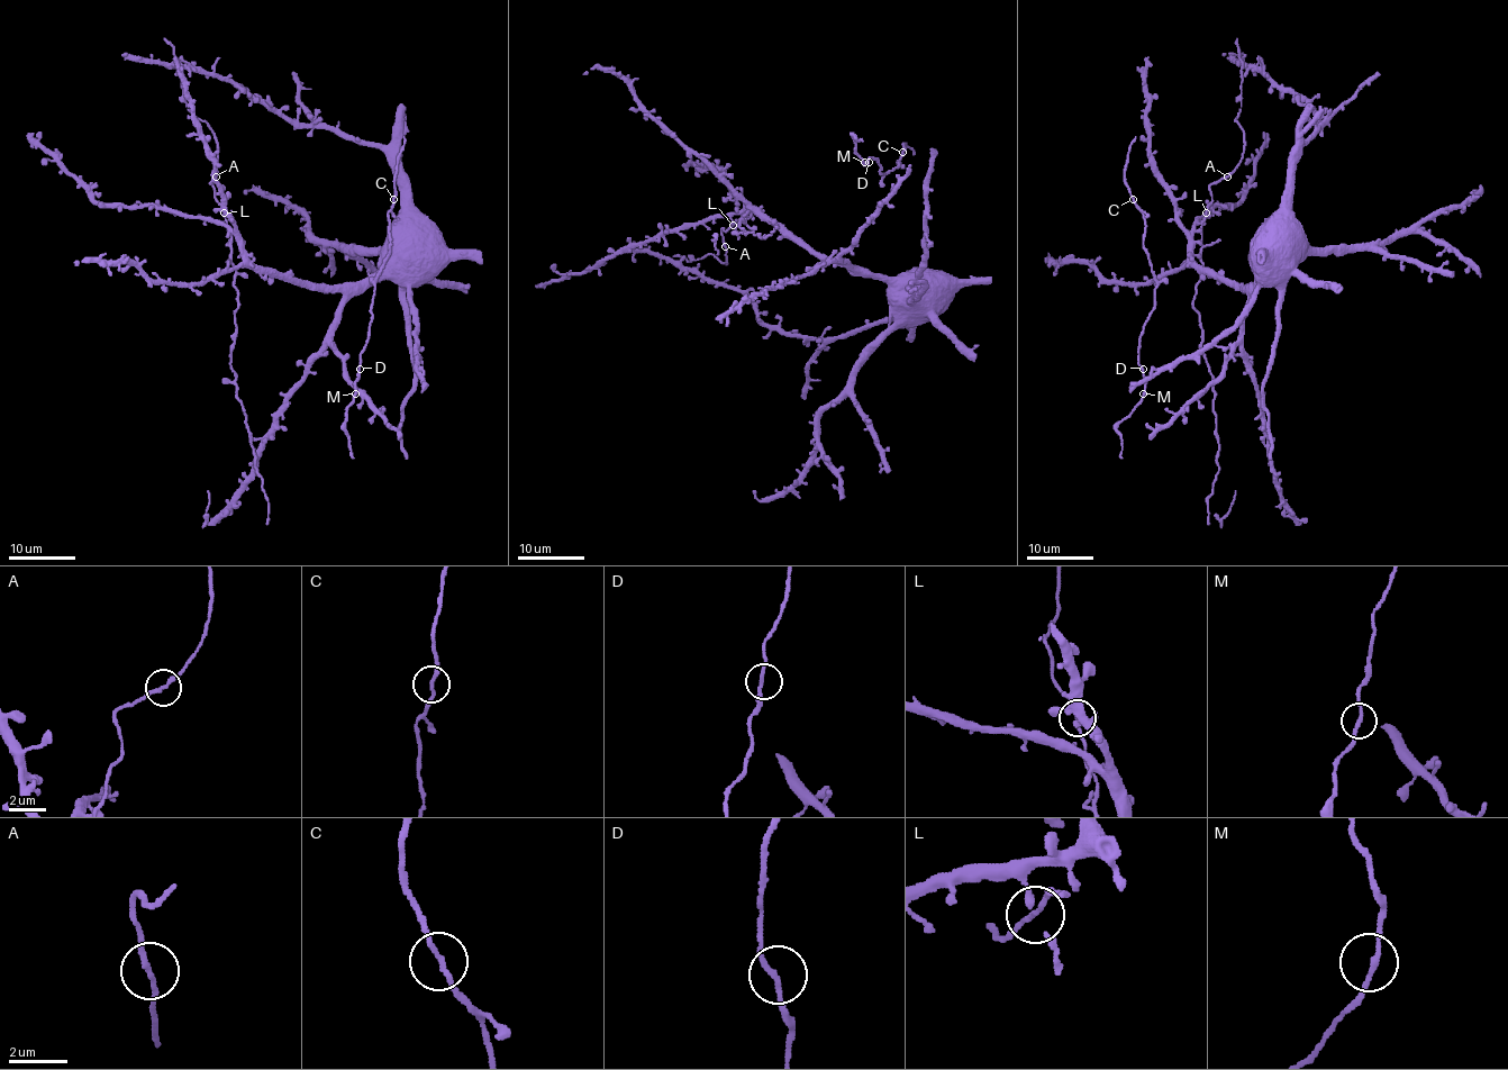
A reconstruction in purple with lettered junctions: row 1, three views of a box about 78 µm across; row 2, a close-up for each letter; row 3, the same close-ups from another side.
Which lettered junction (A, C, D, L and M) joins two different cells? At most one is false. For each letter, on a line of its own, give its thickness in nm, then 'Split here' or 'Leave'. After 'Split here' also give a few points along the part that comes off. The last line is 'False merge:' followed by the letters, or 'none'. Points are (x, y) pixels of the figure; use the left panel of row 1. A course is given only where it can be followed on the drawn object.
A: Thickness 180 nm. Leave
C: Thickness 180 nm. Leave
D: Thickness 170 nm. Leave
L: Thickness 160 nm. Leave
M: Thickness 180 nm. Leave
False merge: none

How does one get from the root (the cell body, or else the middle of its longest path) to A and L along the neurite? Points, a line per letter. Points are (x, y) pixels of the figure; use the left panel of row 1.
A: (405, 224), (384, 246), (376, 273), (336, 286), (299, 286), (246, 256), (223, 223), (216, 177)
L: (405, 224), (384, 246), (383, 264), (376, 273), (336, 286), (299, 286), (261, 271), (223, 223), (224, 212)

